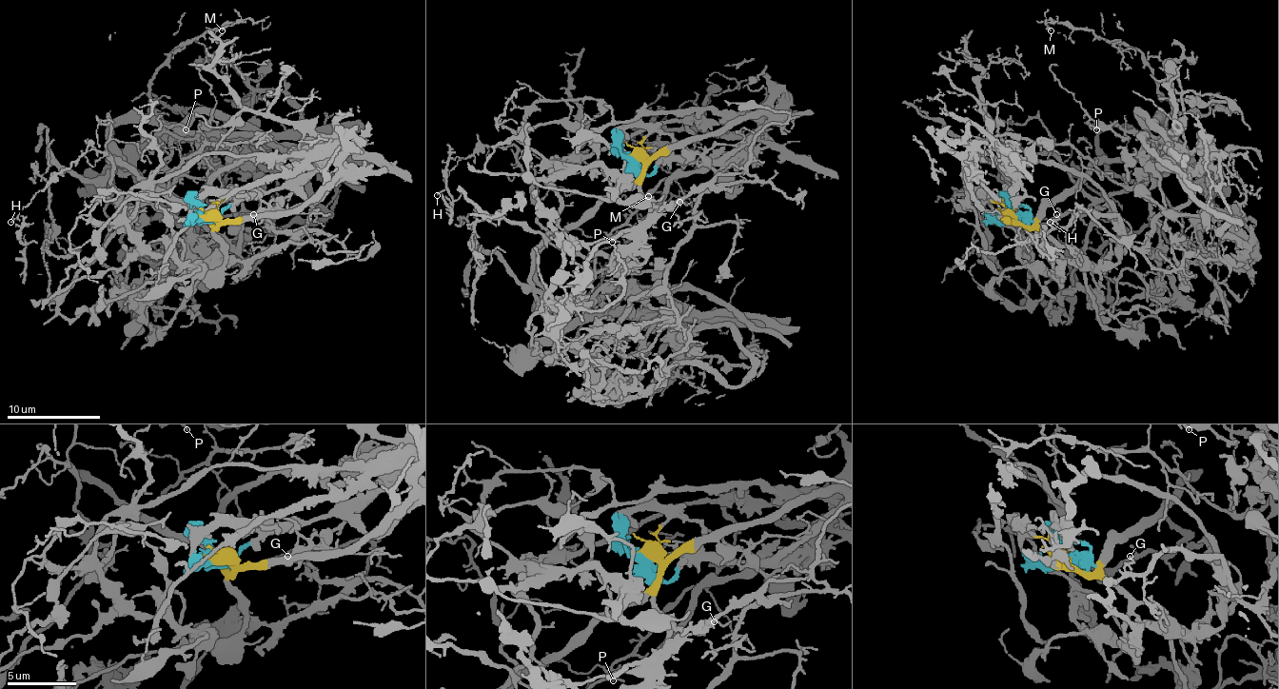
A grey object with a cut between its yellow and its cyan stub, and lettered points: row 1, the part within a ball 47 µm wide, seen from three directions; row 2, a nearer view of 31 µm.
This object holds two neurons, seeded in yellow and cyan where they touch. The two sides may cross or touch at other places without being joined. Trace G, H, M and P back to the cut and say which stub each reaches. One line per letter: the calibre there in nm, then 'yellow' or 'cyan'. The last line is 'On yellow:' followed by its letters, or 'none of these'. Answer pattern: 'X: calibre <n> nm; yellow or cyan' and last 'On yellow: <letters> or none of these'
G: calibre 110 nm; yellow
H: calibre 100 nm; yellow
M: calibre 130 nm; yellow
P: calibre 120 nm; yellow
On yellow: G, H, M, P

